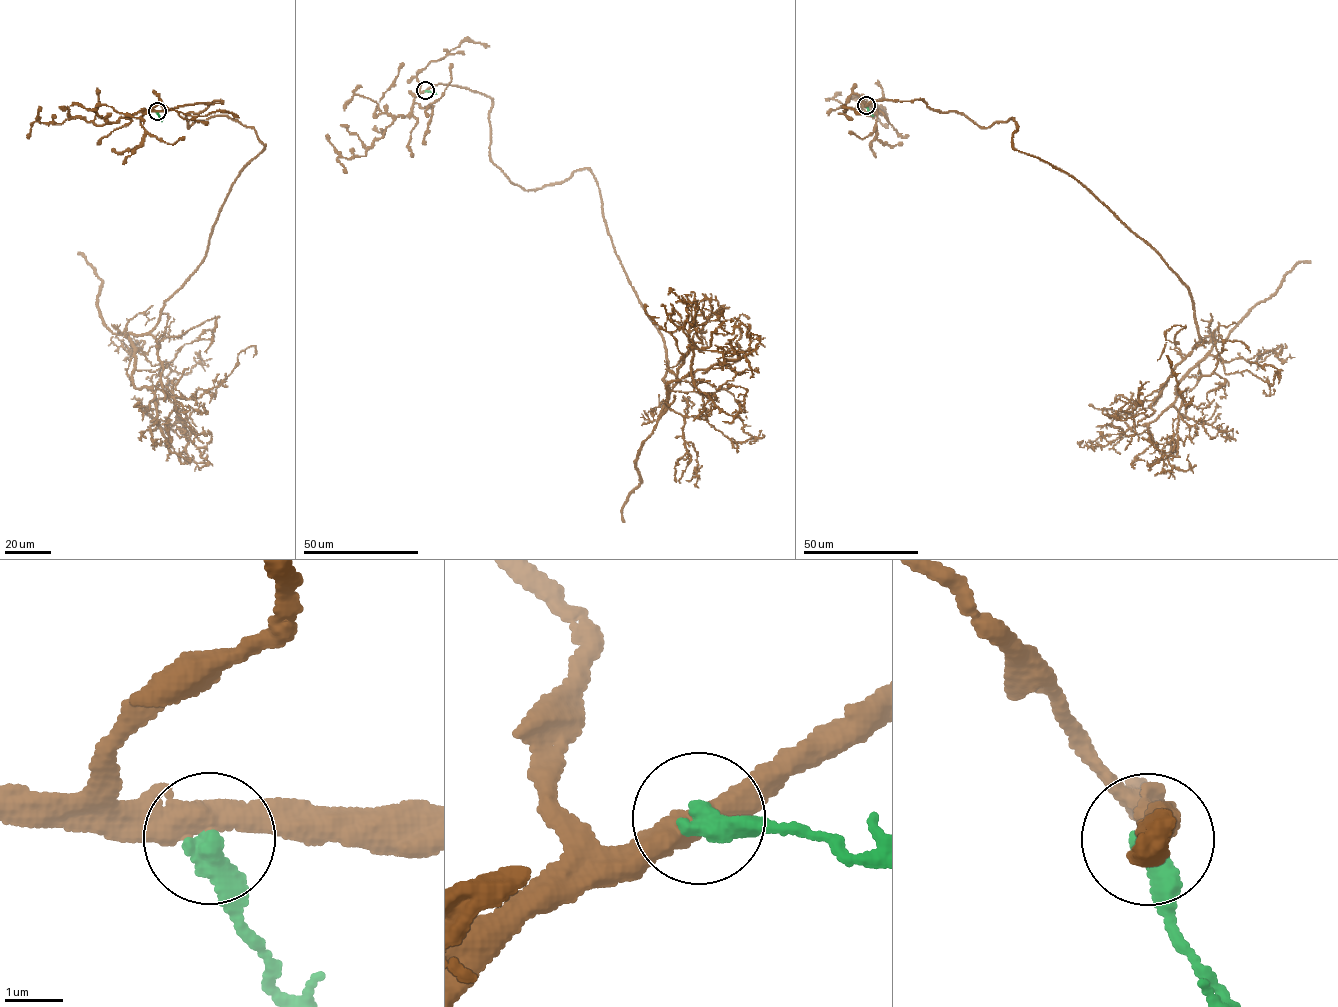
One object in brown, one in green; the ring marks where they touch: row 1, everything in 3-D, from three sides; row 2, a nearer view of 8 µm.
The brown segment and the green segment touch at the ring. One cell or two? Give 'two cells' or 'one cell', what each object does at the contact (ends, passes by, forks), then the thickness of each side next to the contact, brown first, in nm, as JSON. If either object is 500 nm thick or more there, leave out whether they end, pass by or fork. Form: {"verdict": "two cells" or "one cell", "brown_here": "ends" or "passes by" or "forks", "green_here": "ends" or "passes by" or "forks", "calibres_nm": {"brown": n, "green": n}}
{"verdict": "two cells", "brown_here": "passes by", "green_here": "ends", "calibres_nm": {"brown": 440, "green": 440}}

